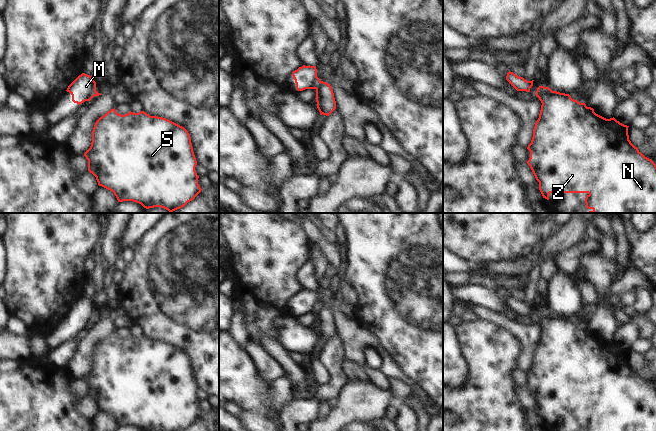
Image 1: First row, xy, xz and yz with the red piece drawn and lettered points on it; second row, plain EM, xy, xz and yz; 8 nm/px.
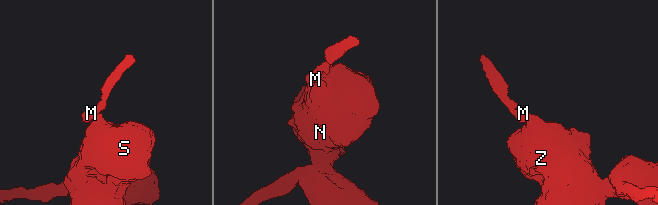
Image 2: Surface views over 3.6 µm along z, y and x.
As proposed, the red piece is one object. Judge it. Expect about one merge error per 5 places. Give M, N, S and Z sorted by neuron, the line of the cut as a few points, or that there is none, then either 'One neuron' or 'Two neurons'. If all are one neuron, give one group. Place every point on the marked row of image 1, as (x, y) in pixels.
Groups: M / N S Z. Split along xz (320, 81), (314, 88). Two neurons.

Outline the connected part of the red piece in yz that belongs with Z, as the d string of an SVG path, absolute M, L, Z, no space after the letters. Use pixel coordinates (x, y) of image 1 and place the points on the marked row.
M539 86L535 95L542 105L527 147L530 151L527 164L539 182L543 198L549 200L550 193L587 193L588 213L656 213L656 164L631 143L629 126L614 117L606 119L569 94L552 91L549 87Z

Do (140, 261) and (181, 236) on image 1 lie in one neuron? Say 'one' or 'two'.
one

